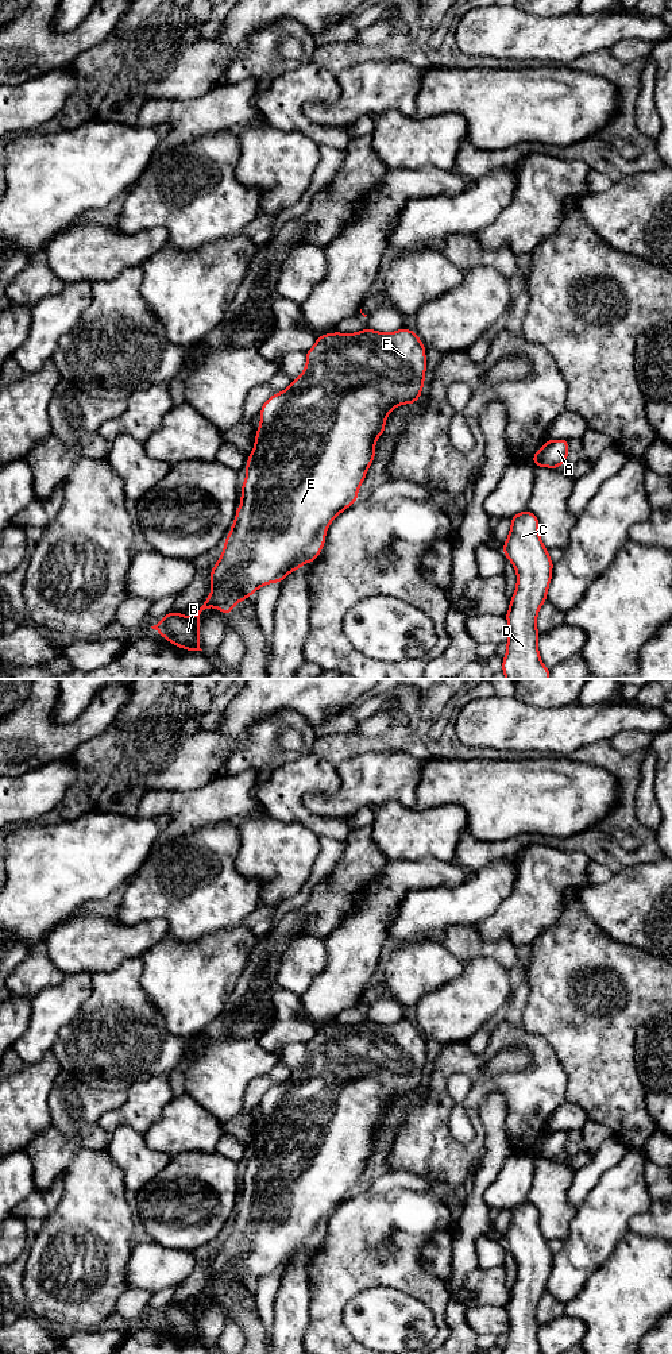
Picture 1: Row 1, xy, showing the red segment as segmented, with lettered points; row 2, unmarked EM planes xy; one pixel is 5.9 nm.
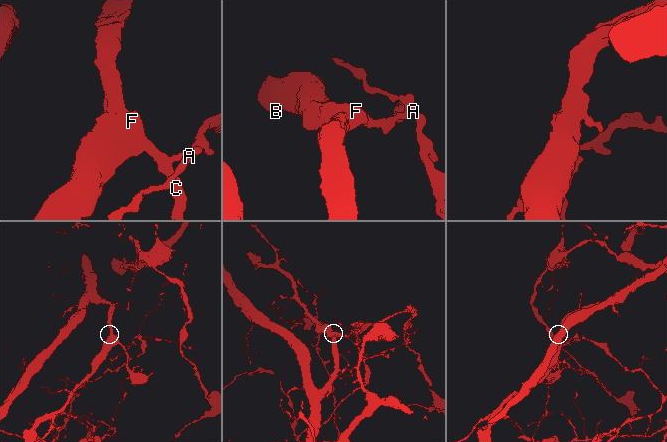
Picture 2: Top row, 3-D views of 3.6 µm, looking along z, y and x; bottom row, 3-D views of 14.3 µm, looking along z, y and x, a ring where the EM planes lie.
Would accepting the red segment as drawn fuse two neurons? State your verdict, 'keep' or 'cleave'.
cleave

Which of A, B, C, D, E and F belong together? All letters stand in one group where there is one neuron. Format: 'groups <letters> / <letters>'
groups A / B C D E F

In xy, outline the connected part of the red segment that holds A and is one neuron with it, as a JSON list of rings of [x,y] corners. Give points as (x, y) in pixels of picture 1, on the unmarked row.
[[[547,1131],[538,1150],[533,1157],[559,1160],[568,1150],[568,1131]]]

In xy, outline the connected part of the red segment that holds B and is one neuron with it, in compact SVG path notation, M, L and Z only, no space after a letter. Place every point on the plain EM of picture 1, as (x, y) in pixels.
M406 1019L398 1021L393 1025L376 1023L374 1021L363 1021L358 1025L328 1025L317 1029L316 1035L306 1044L306 1058L300 1065L298 1069L291 1072L290 1077L274 1087L271 1087L260 1100L260 1116L256 1122L255 1137L252 1143L248 1146L248 1153L246 1156L246 1172L242 1176L242 1196L236 1201L235 1214L229 1222L227 1231L224 1233L224 1242L215 1255L211 1264L212 1282L204 1296L200 1296L193 1308L185 1308L182 1304L170 1303L162 1312L152 1320L158 1322L162 1328L169 1331L173 1336L185 1339L188 1342L202 1342L198 1338L201 1332L200 1328L200 1307L206 1299L217 1299L224 1304L225 1308L229 1307L231 1300L240 1292L254 1287L254 1284L263 1276L283 1273L285 1268L291 1262L298 1261L308 1253L314 1253L320 1246L324 1234L325 1223L328 1216L349 1196L358 1191L359 1177L366 1169L366 1164L371 1157L375 1147L375 1133L385 1123L385 1115L387 1106L398 1096L414 1095L422 1083L424 1069L426 1060L425 1037L418 1030L416 1023Z

